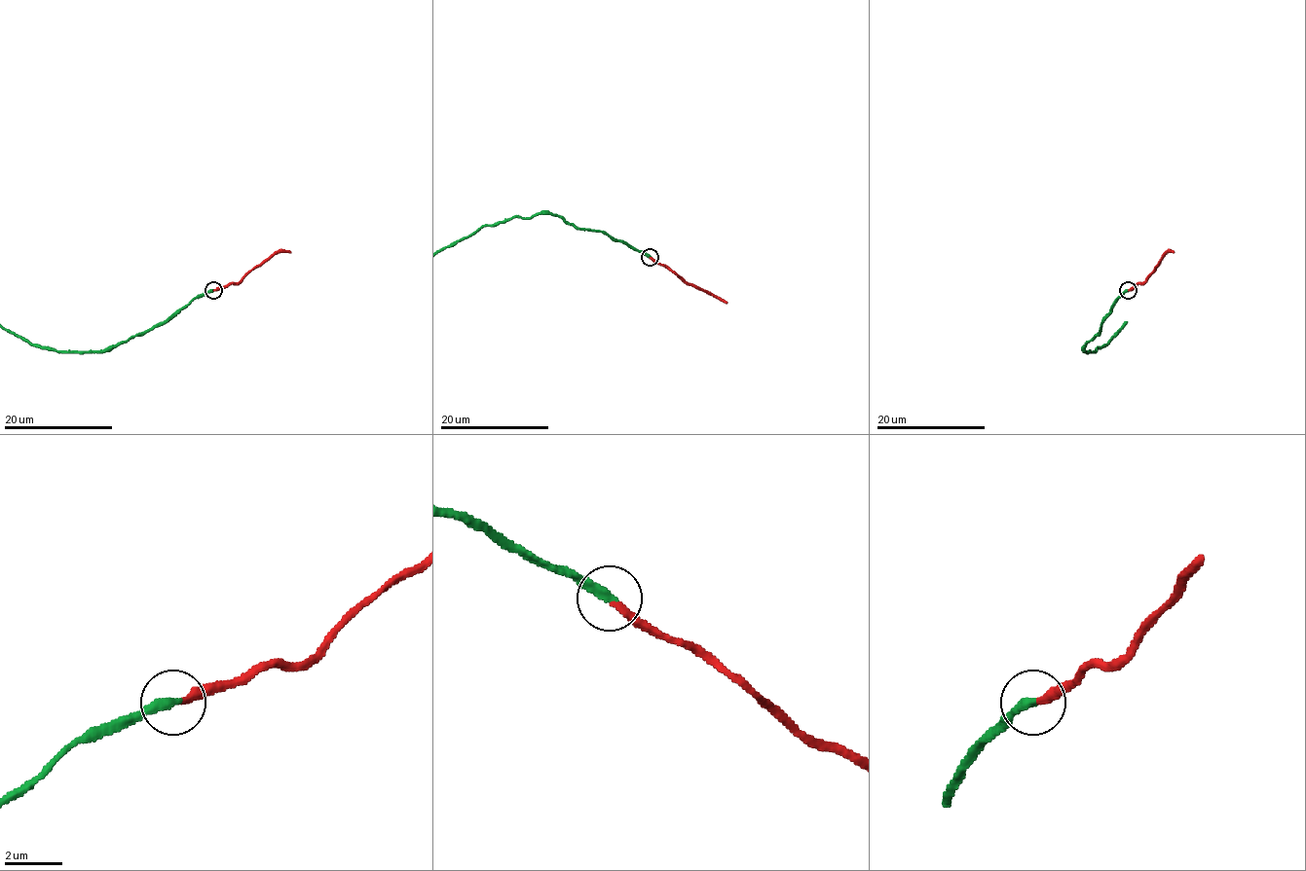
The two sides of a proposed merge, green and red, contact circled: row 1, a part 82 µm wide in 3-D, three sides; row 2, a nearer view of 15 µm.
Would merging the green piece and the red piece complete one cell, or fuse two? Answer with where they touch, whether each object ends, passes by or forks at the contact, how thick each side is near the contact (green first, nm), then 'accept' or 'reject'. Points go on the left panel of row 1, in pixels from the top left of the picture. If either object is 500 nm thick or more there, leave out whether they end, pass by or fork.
at (213, 290); green ends there; red ends there; 340 nm thick on the green side, 240 nm on the other; accept

